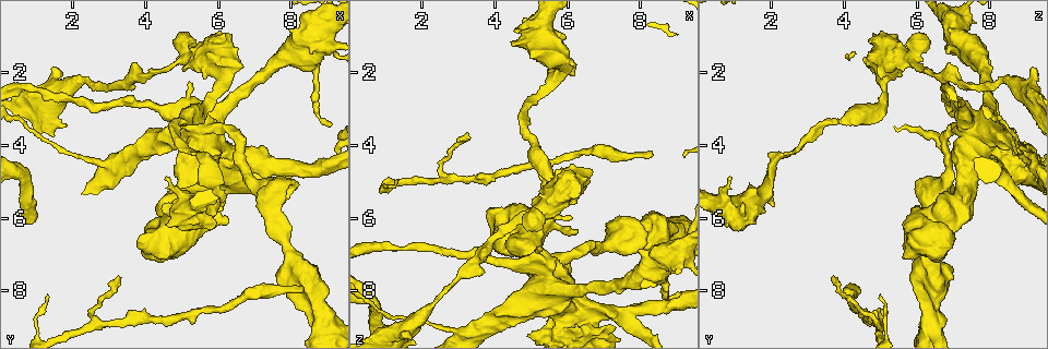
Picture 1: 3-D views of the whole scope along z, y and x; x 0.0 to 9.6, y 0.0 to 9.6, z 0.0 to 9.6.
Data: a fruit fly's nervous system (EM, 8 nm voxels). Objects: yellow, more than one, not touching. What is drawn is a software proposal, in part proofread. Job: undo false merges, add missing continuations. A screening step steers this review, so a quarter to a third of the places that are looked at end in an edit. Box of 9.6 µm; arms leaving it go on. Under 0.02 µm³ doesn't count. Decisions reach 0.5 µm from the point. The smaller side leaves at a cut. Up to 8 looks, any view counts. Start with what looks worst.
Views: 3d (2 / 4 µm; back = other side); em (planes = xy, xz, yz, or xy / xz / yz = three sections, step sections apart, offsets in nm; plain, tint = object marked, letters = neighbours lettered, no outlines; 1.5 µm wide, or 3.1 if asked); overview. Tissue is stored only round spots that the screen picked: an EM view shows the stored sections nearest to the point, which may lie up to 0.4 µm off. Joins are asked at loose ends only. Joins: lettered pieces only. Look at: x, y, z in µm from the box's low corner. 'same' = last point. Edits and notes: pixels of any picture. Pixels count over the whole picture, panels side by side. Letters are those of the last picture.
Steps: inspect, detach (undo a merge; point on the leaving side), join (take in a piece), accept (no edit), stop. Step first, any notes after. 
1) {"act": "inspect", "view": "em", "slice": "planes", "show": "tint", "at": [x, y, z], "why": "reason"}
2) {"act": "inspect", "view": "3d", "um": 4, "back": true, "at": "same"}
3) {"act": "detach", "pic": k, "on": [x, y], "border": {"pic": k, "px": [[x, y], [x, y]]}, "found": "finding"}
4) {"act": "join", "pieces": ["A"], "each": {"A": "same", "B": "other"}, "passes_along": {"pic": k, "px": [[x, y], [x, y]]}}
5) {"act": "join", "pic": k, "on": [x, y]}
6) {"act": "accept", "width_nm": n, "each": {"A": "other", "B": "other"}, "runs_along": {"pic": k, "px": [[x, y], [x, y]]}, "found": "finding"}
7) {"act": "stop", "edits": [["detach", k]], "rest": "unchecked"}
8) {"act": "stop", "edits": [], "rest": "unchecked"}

{"act": "inspect", "view": "em", "slice": "planes", "show": "plain", "at": [5.35, 3.35, 7.35], "why": "thick turns thin"}

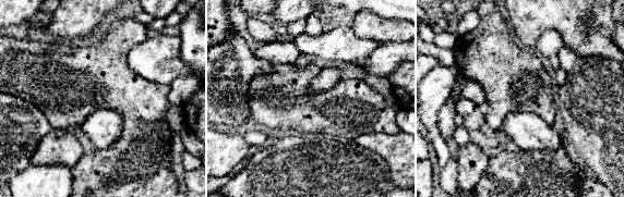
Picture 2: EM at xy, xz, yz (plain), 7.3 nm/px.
{"act": "inspect", "view": "em", "slice": "planes", "show": "letters", "at": "same"}

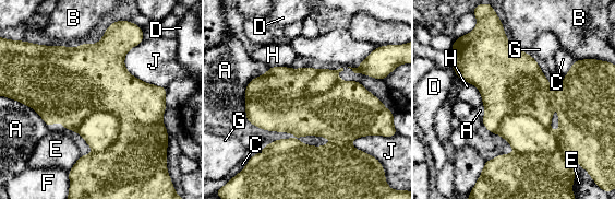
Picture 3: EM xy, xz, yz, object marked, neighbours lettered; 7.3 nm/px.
{"act": "accept", "each": {"A": "other", "B": "other", "C": "other", "D": "other", "E": "other", "F": "other", "G": "other", "H": "other", "J": "other"}, "border": {"pic": 3, "px": [[269, 67], [246, 84], [245, 121]]}, "found": "continuous, no second neuron"}

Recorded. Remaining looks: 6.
{"act": "inspect", "view": "3d", "um": 4, "at": [5.00, 3.30, 3.85], "why": "calibre changes"}

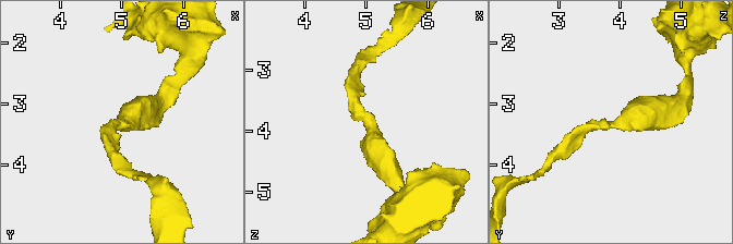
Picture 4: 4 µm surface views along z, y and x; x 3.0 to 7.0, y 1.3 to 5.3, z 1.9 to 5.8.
{"act": "inspect", "view": "em", "slice": "xy", "step": 8, "show": "tint", "at": [5.00, 3.35, 3.80]}

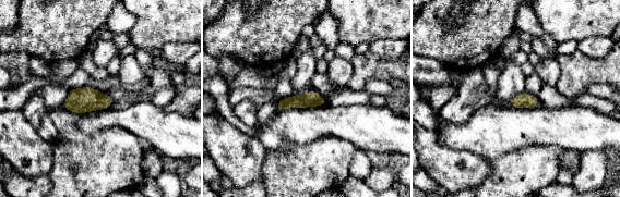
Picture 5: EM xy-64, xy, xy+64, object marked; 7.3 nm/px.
{"act": "inspect", "view": "em", "slice": "planes", "show": "letters", "at": "same", "why": "another direction"}

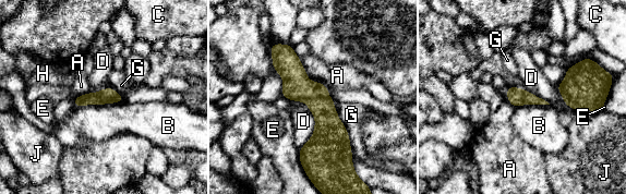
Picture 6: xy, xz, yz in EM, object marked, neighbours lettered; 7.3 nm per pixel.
{"act": "accept", "width_nm": 110, "each": {"A": "other", "B": "other", "C": "other", "D": "other", "E": "other", "G": "other", "H": "other", "J": "other"}, "found": "all the same neuron"}

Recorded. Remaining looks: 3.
{"act": "inspect", "view": "em", "slice": "xz", "step": 8, "show": "tint", "at": [5.35, 1.25, 6.20], "why": "thick end"}

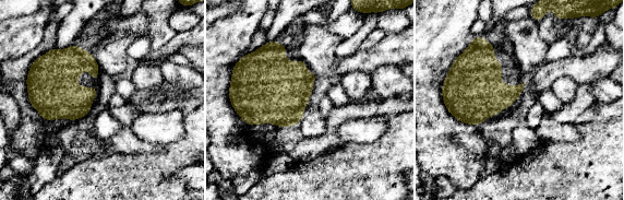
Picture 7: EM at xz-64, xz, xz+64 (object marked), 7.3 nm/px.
{"act": "inspect", "view": "em", "slice": "planes", "show": "letters", "at": "same"}

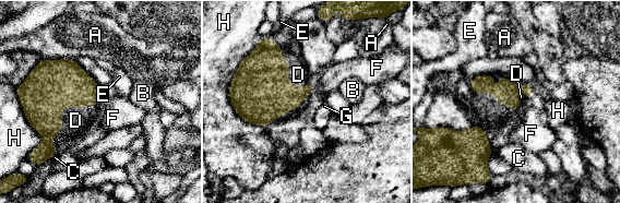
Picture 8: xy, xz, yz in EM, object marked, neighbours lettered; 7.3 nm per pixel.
{"act": "join", "pieces": ["D"], "each": {"A": "other", "B": "other", "C": "other", "D": "same", "E": "other", "F": "other", "G": "other", "H": "other"}, "passes_along": {"pic": 8, "px": [[52, 84], [61, 114], [75, 120]]}, "found": "the neuron continues"}

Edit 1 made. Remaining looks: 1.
{"act": "stop", "edits": [["join", 8]], "rest": "unchecked"}

